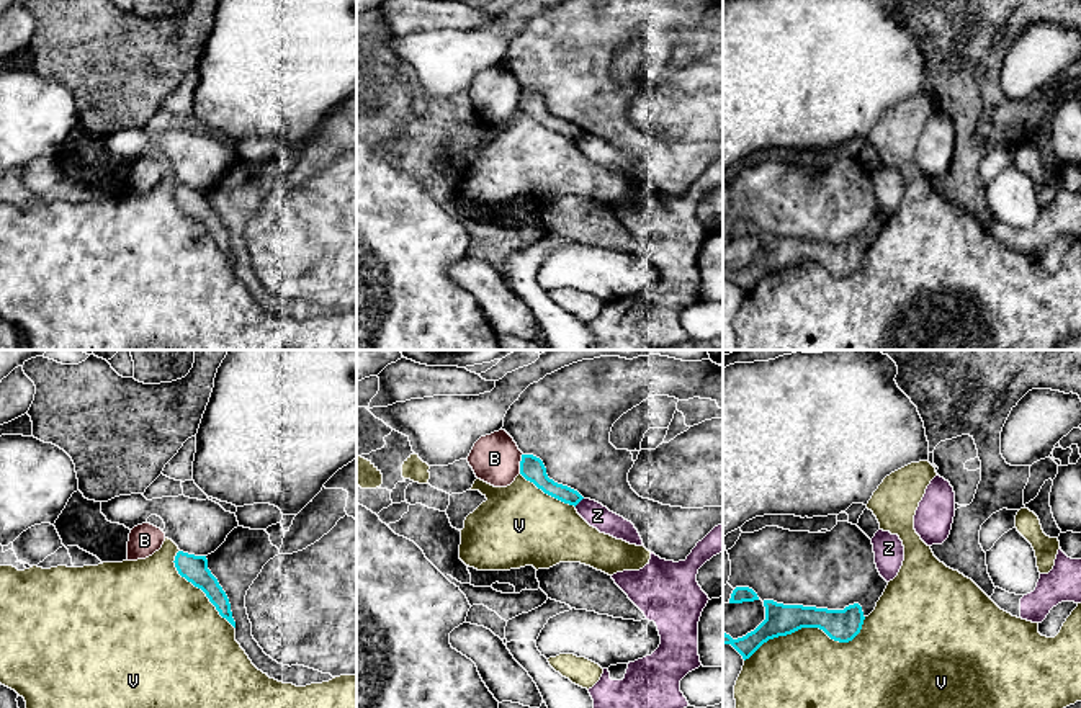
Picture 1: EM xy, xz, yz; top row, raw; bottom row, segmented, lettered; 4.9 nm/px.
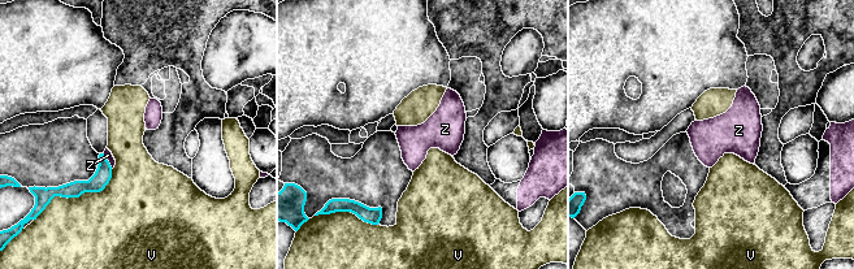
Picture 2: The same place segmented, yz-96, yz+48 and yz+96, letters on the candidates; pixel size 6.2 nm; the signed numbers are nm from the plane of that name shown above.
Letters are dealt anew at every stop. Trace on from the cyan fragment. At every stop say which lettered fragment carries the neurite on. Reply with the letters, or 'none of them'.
none of them

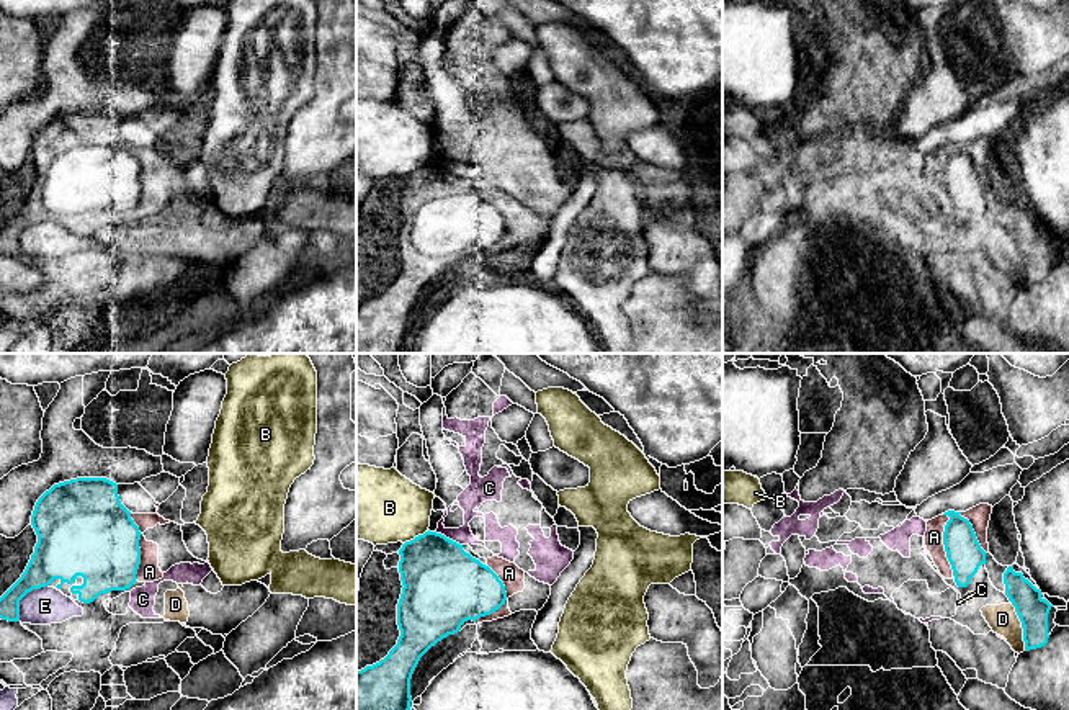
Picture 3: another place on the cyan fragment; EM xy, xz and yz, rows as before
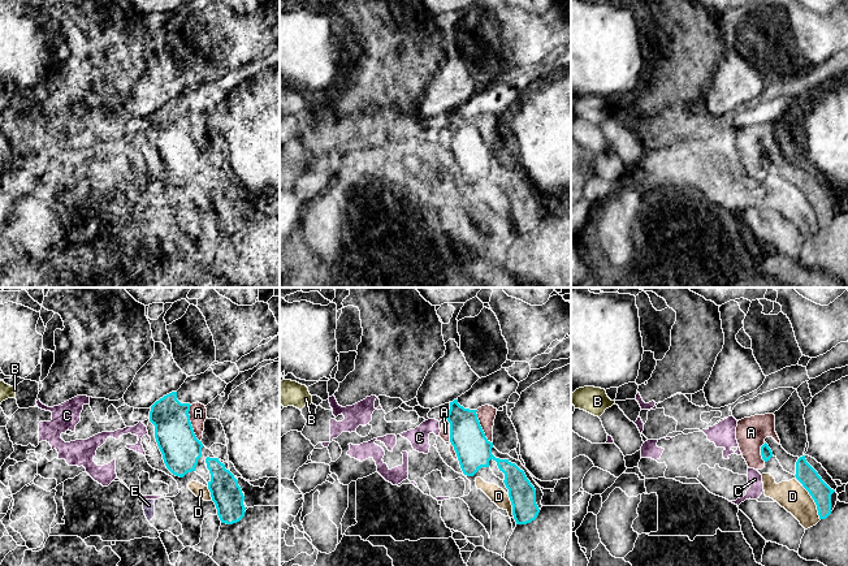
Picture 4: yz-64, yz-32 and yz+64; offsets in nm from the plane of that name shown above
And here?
A

